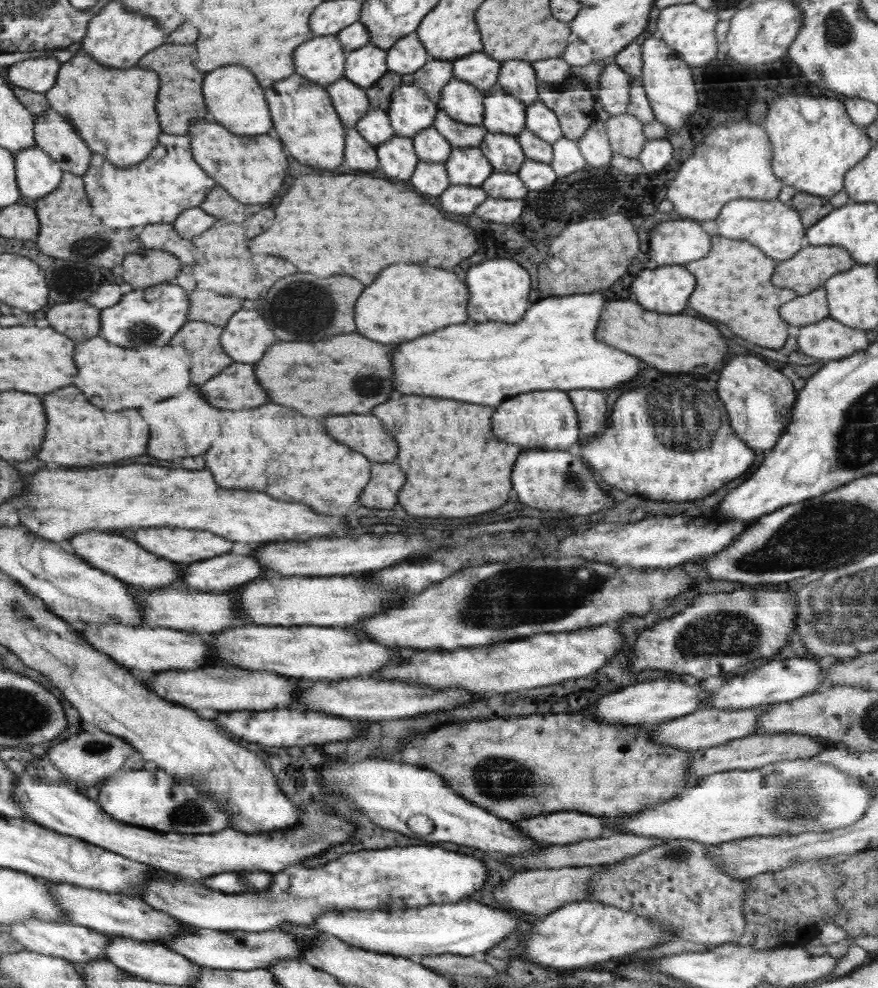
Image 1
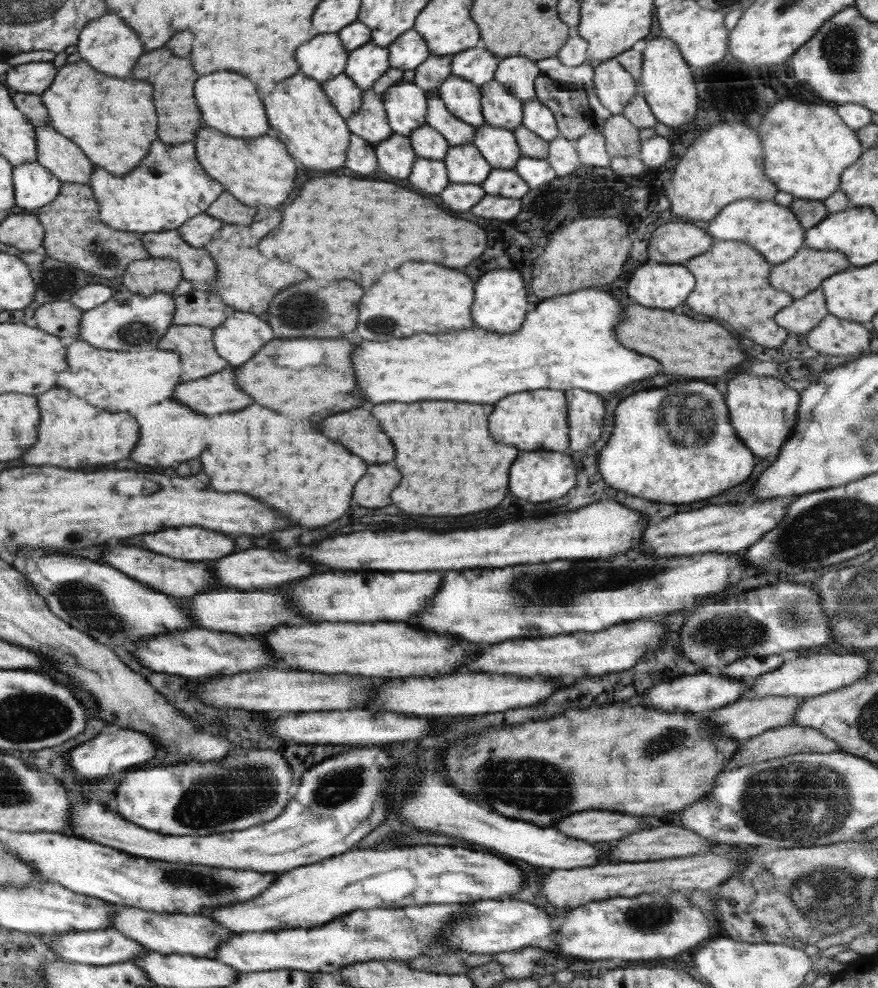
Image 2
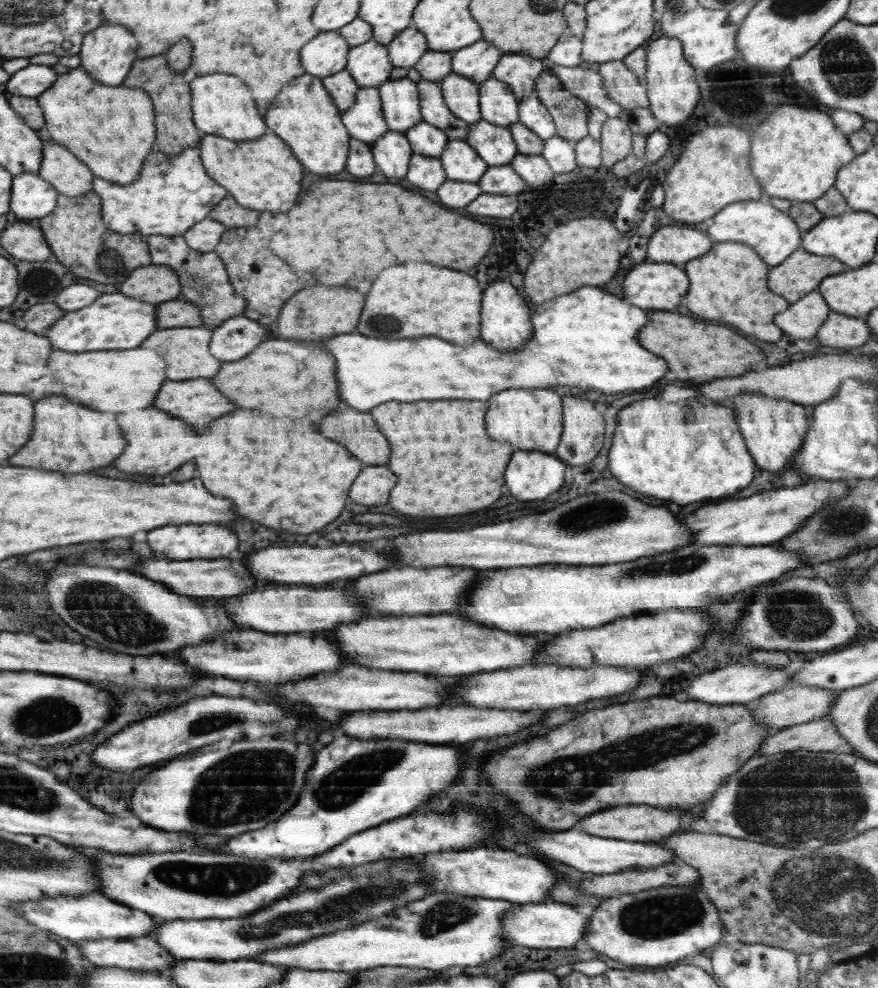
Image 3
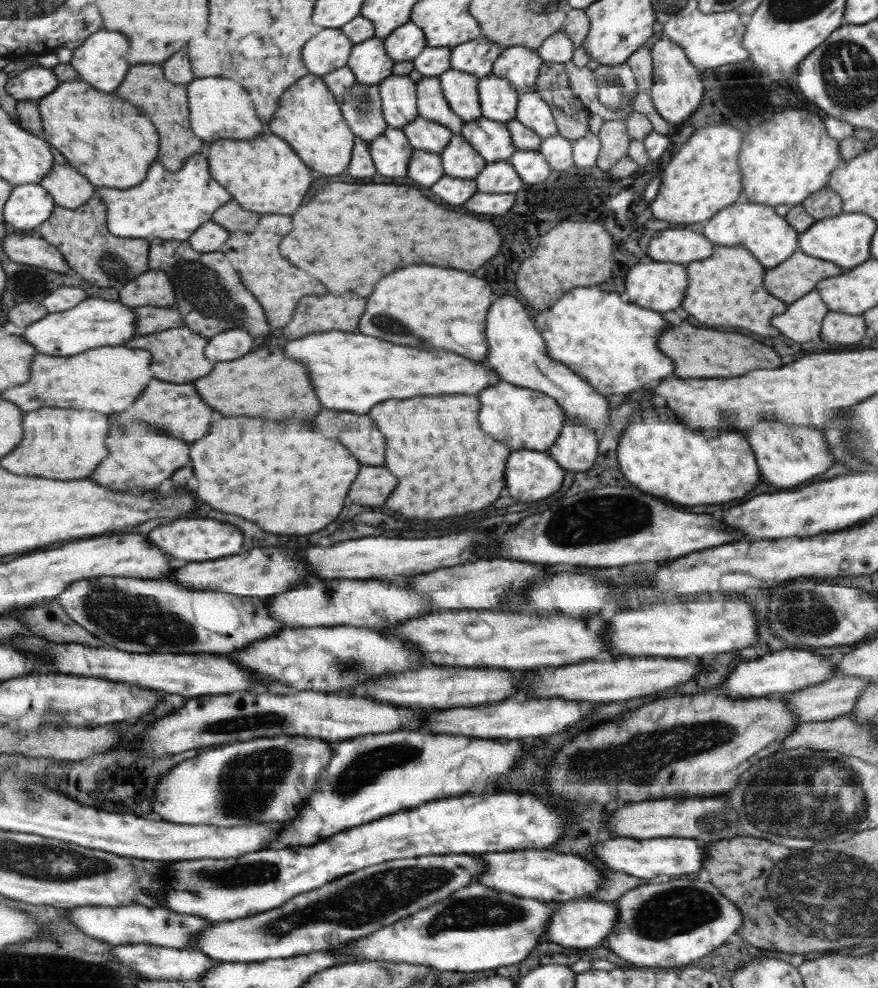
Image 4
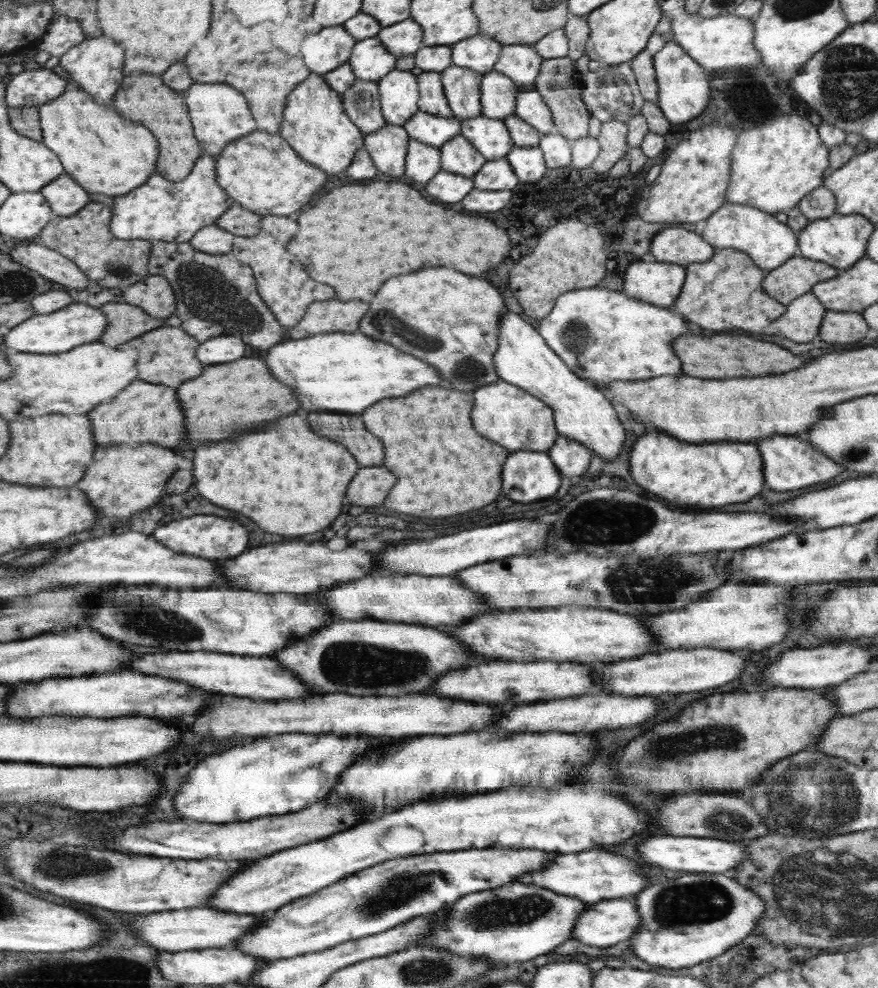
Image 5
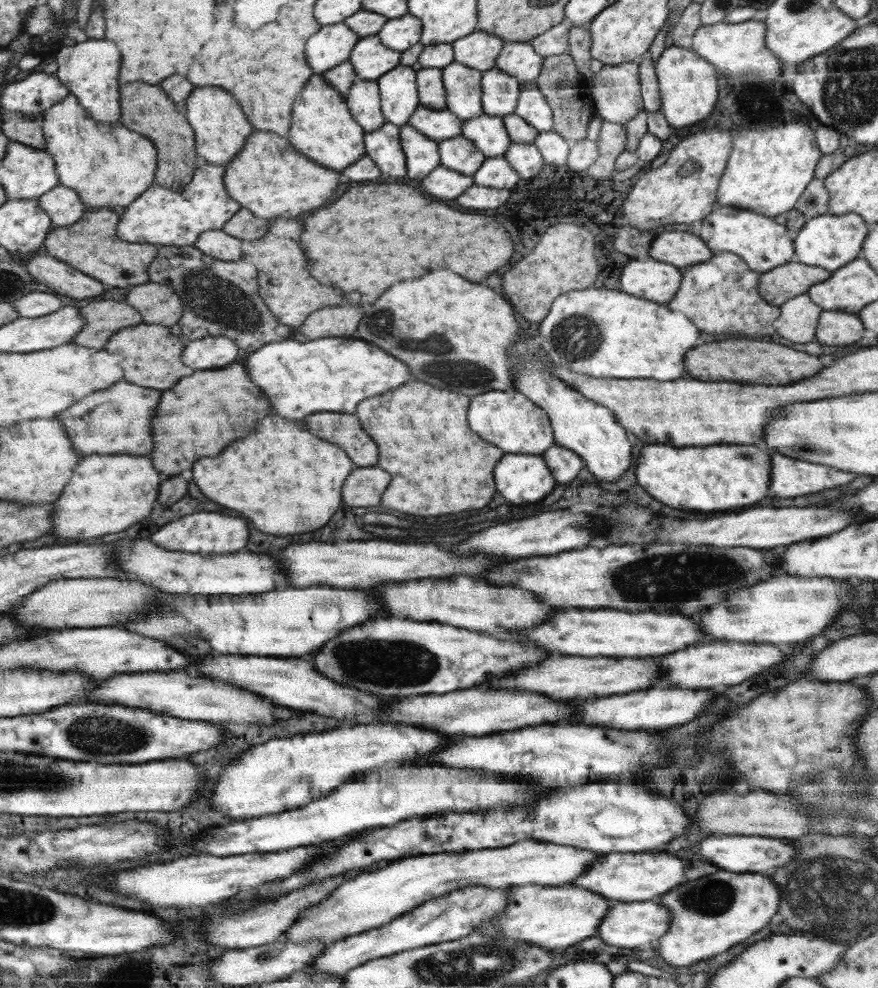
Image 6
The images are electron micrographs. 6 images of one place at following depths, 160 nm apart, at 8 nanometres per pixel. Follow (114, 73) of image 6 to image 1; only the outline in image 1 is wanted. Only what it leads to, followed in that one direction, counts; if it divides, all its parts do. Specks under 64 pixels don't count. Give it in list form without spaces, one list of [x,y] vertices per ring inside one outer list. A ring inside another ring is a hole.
[[[110,2],[102,14],[99,12],[89,22],[88,32],[81,42],[82,50],[96,62],[110,68],[126,69],[136,66],[145,54],[163,45],[165,40],[158,24],[150,20],[150,17],[130,14],[120,2]]]

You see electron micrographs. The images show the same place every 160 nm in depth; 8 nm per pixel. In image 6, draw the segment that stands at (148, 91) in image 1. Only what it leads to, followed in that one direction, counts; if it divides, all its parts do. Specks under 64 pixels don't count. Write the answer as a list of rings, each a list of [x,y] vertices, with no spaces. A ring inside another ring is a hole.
[[[71,94],[44,114],[47,150],[57,162],[61,184],[77,191],[86,208],[128,206],[149,188],[156,168],[156,146],[121,124],[94,120]]]

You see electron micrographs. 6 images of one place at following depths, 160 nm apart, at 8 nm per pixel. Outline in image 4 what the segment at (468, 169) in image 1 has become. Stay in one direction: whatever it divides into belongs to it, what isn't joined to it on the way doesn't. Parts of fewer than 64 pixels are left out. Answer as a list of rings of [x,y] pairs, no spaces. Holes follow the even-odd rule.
[[[454,133],[448,148],[441,154],[445,176],[476,178],[486,166],[485,158],[460,133]]]

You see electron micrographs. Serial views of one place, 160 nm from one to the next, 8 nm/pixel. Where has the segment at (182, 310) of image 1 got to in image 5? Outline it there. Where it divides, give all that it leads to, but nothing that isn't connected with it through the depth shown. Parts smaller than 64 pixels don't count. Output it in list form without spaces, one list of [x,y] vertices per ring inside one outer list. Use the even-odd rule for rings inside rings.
[[[74,304],[59,310],[54,314],[34,315],[13,328],[6,336],[4,344],[8,348],[14,348],[15,352],[28,352],[38,354],[58,354],[74,350],[77,346],[95,343],[105,332],[108,325],[104,318],[104,311],[92,308],[86,304]]]

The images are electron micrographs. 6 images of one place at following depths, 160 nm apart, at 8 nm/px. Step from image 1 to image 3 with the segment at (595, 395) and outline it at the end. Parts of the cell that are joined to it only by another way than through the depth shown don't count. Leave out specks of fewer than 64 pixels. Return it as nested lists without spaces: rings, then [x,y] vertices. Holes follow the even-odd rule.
[[[566,396],[564,398],[564,433],[554,454],[572,466],[590,462],[604,442],[604,416],[596,412],[594,401]]]

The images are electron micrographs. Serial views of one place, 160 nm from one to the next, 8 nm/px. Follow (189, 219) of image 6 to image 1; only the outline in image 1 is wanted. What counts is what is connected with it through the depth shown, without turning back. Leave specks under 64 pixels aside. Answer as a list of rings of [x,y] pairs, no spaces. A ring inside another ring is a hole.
[[[161,133],[156,148],[145,161],[130,167],[114,166],[108,158],[94,152],[89,170],[82,178],[84,178],[85,190],[89,194],[98,218],[106,226],[114,229],[143,228],[146,225],[154,225],[156,222],[172,224],[179,217],[179,214],[185,212],[186,209],[202,205],[207,195],[216,186],[216,182],[210,178],[210,174],[193,157],[192,142],[189,135],[166,133]]]

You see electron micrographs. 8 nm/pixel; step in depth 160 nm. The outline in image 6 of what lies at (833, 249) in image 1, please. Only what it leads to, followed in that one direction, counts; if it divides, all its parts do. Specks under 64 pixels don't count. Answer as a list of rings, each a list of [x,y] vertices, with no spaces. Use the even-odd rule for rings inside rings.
[[[795,260],[769,270],[768,273],[762,273],[758,286],[762,286],[762,298],[766,298],[766,302],[774,302],[774,306],[780,306],[786,300],[808,292],[814,285],[832,276],[833,271]]]

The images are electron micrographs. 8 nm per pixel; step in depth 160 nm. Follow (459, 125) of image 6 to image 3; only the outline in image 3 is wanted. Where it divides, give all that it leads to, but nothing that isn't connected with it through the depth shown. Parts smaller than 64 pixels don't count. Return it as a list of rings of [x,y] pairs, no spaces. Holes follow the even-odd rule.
[[[419,122],[404,133],[414,152],[427,157],[440,157],[450,141],[445,131],[429,122]]]

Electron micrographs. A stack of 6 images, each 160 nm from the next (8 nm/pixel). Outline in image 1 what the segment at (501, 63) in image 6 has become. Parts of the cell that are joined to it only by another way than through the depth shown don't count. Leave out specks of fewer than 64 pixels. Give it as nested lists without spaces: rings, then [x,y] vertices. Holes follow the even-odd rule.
[[[504,61],[499,70],[496,87],[521,99],[527,105],[533,105],[540,100],[536,70],[528,61]]]

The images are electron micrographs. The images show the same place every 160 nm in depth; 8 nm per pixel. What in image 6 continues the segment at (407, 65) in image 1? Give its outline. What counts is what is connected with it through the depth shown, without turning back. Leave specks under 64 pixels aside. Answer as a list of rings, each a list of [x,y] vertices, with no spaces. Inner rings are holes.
[[[407,12],[404,17],[387,19],[377,35],[387,47],[404,51],[421,42],[422,29],[420,18]]]

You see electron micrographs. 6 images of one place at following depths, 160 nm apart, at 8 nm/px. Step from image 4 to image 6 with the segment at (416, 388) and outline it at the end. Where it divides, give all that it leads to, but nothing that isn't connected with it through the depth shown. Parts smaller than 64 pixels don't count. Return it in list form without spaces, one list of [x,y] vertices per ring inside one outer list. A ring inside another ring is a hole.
[[[322,337],[302,344],[296,340],[270,342],[270,346],[264,345],[248,356],[246,368],[254,384],[266,390],[272,412],[288,420],[314,412],[354,412],[364,398],[398,388],[410,378],[408,368],[400,360],[356,337]]]

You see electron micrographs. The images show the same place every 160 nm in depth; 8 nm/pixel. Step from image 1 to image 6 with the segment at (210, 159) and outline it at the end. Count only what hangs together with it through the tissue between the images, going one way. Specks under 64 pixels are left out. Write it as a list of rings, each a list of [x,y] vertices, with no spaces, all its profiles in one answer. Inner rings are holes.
[[[274,132],[251,134],[245,144],[242,154],[225,169],[224,183],[230,196],[238,198],[244,208],[254,210],[258,218],[294,218],[306,210],[324,206],[338,188],[338,172],[314,164]]]

